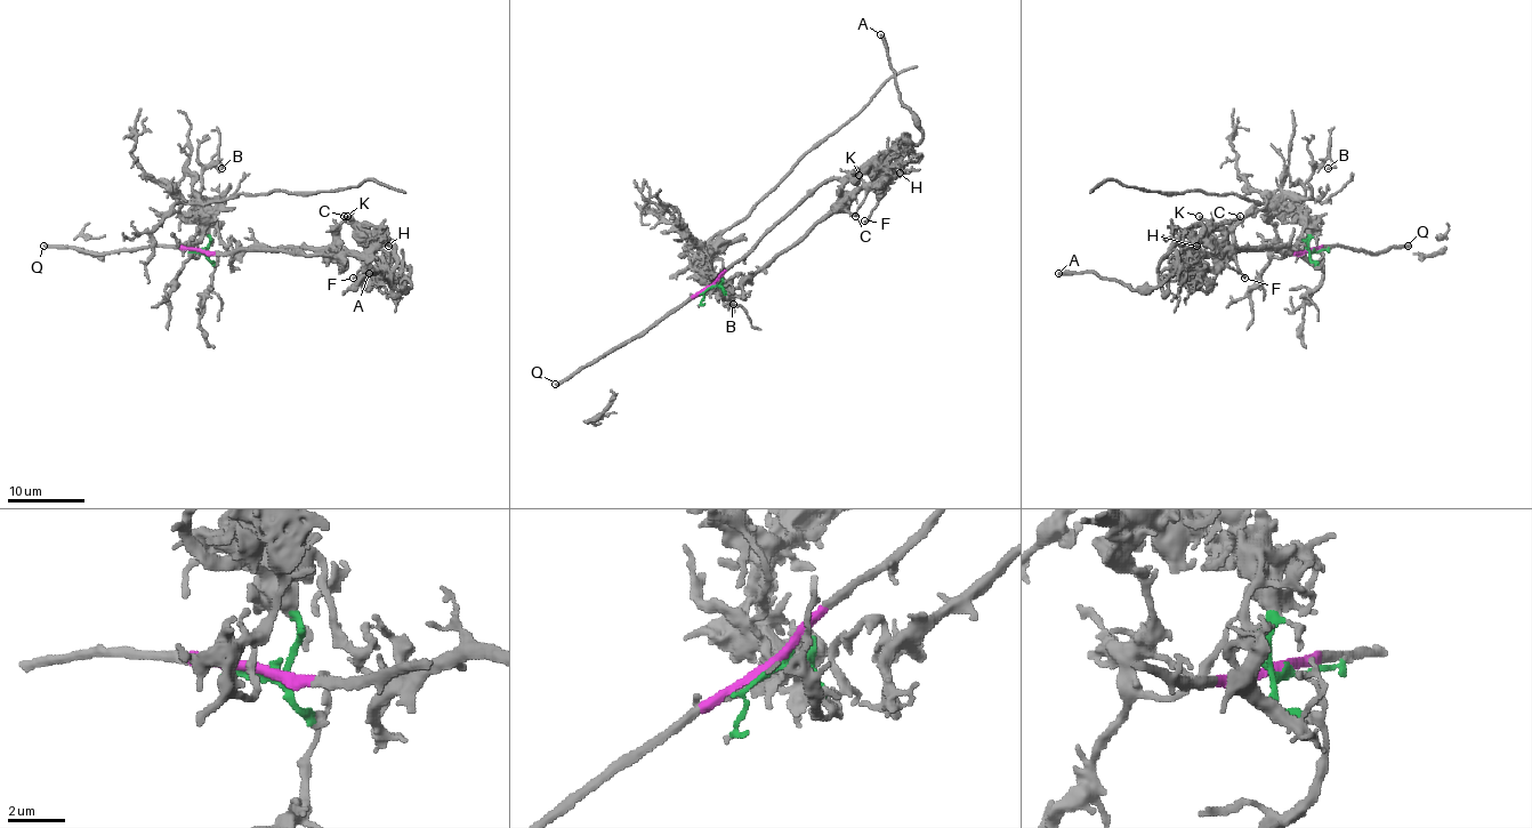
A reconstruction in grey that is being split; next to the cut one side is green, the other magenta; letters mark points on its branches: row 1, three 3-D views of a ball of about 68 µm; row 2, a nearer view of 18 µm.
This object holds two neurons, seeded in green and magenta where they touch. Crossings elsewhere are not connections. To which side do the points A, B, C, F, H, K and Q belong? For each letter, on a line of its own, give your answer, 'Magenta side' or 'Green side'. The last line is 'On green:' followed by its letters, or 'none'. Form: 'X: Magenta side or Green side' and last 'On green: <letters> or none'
A: Magenta side
B: Green side
C: Magenta side
F: Magenta side
H: Magenta side
K: Magenta side
Q: Magenta side
On green: B

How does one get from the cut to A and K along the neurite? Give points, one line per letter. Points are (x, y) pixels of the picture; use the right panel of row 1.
A: (1309, 250), (1182, 255), (1172, 266), (1178, 274), (1172, 274), (1162, 283), (1129, 289), (1090, 272), (1058, 274)
K: (1309, 250), (1217, 250), (1190, 255), (1207, 223), (1200, 216)

